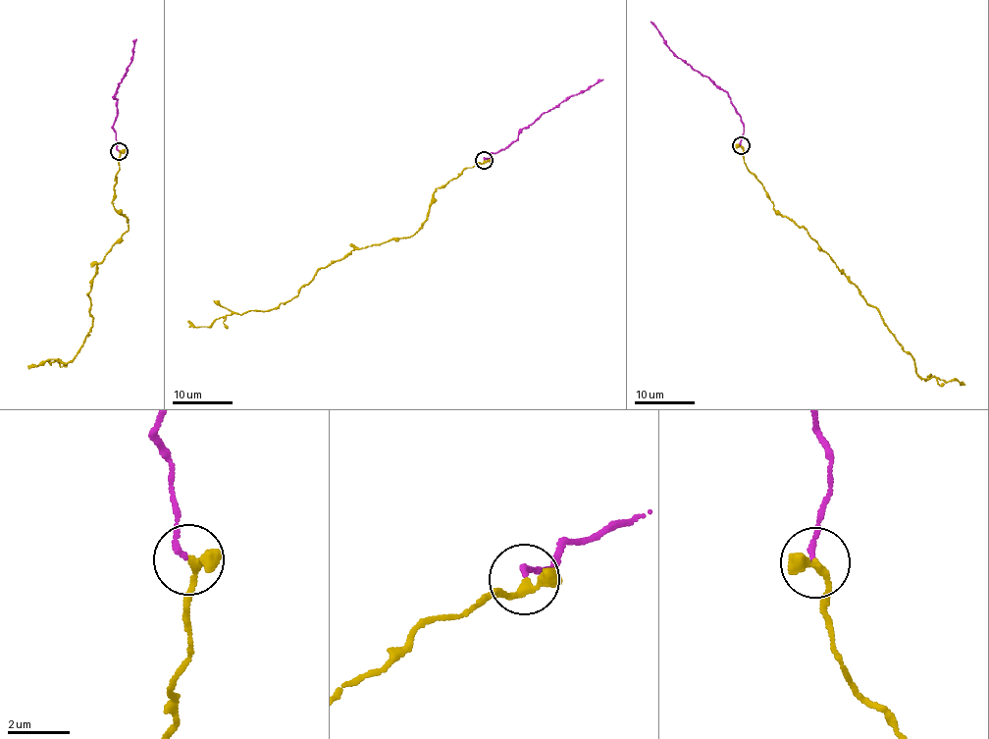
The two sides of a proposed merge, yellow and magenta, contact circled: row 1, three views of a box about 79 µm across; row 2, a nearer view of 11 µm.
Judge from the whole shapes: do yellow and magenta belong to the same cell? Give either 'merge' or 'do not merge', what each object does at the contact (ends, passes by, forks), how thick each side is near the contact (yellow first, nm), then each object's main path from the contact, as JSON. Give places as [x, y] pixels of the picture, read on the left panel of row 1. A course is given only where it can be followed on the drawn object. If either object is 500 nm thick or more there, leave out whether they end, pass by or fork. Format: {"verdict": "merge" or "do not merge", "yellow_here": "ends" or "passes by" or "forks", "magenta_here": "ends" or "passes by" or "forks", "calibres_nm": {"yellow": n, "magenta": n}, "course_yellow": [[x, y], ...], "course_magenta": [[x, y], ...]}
{"verdict": "merge", "yellow_here": "passes by", "magenta_here": "ends", "calibres_nm": {"yellow": 200, "magenta": 160}, "course_yellow": [[119, 150], [113, 206], [129, 225], [97, 265], [88, 296], [90, 331], [73, 360], [27, 368]], "course_magenta": [[118, 151], [114, 97], [136, 38]]}

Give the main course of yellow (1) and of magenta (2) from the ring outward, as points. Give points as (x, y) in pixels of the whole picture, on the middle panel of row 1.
1: (484, 160), (434, 191), (428, 215), (410, 237), (354, 249), (270, 311), (231, 312), (208, 327), (187, 320)
2: (484, 159), (511, 143), (518, 133), (566, 98), (602, 79)

